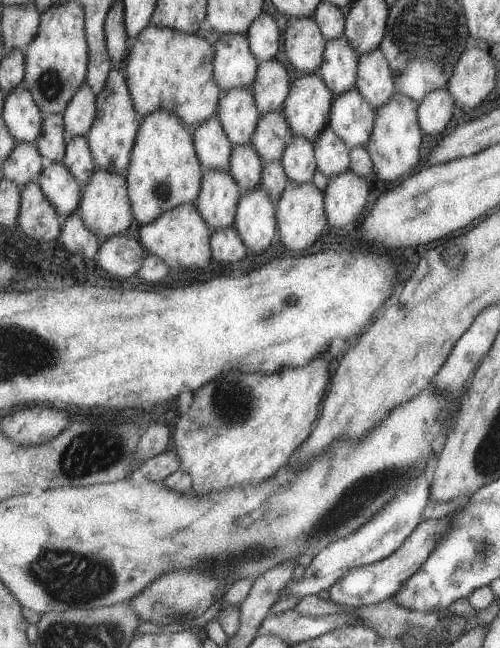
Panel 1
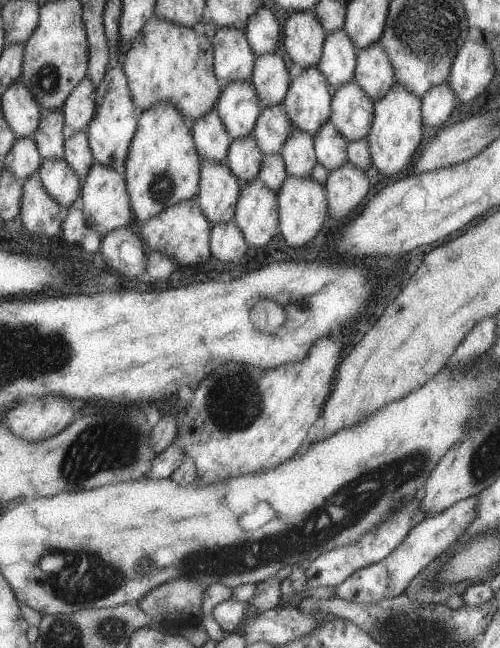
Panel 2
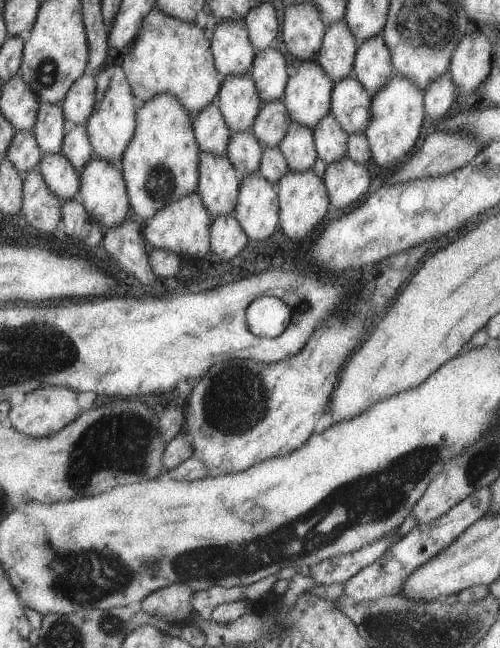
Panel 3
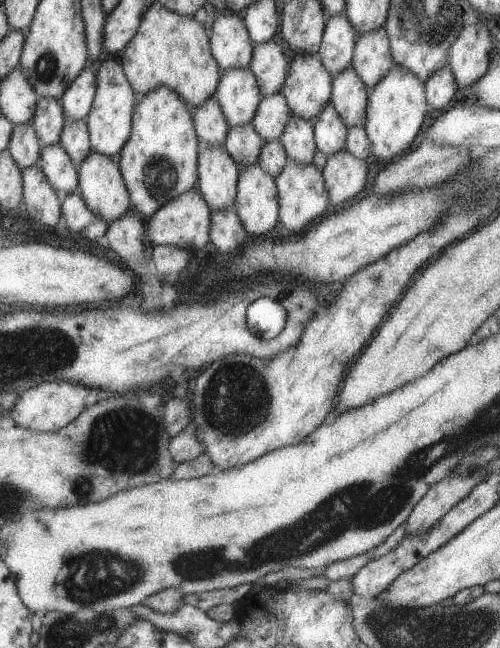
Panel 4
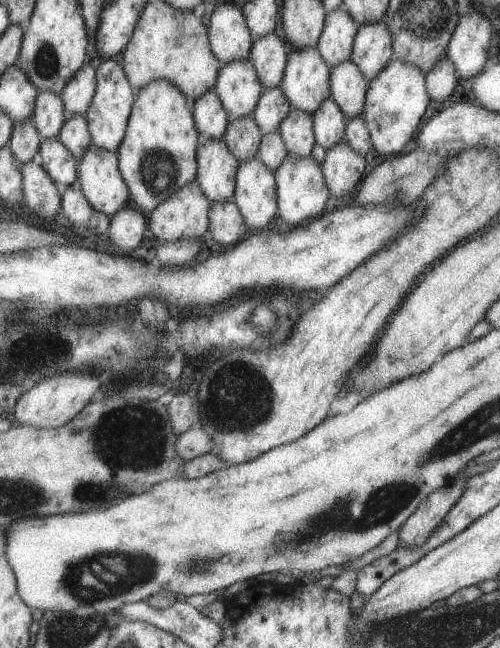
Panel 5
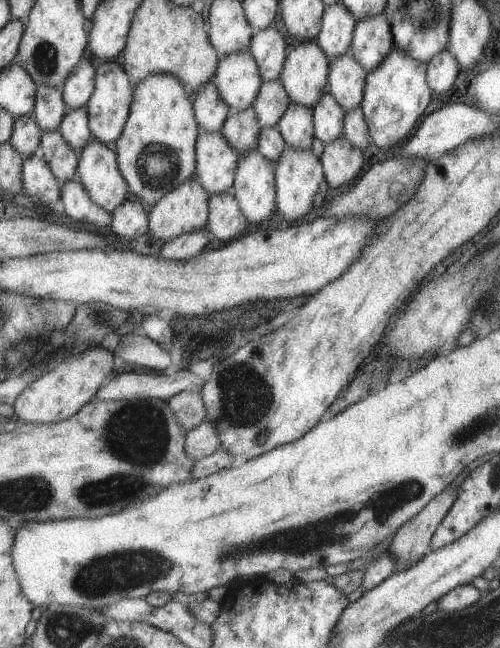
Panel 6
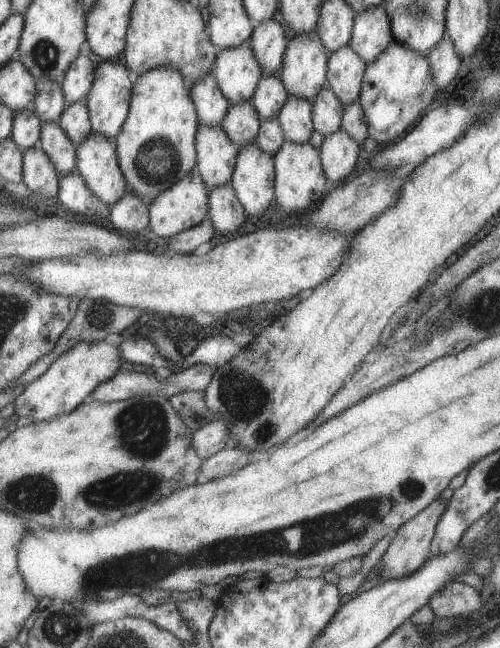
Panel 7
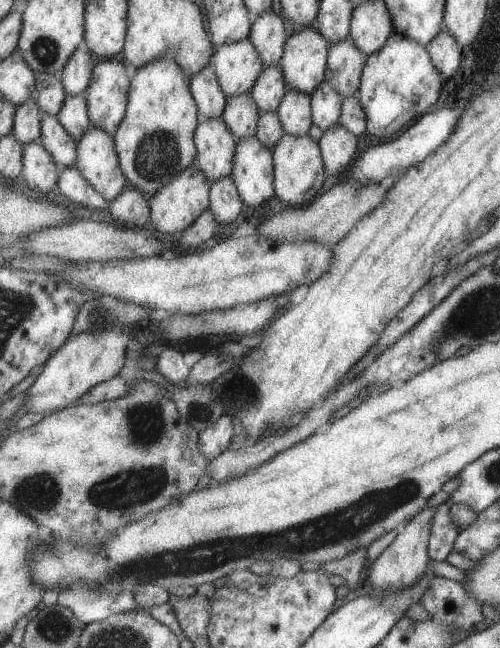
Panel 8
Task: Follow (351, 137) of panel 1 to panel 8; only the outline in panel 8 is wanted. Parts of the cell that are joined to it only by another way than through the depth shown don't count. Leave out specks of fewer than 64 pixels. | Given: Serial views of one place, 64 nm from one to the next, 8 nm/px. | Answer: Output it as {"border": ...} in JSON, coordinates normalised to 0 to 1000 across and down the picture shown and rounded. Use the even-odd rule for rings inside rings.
{"border":[[[696,56],[656,73],[648,122],[684,154],[714,144],[730,94],[732,86],[712,74]]]}

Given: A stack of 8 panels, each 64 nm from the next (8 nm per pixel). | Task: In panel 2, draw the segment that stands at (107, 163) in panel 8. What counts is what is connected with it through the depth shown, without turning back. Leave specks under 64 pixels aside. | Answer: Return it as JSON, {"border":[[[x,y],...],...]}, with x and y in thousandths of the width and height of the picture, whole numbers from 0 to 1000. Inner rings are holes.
{"border":[[[194,248],[176,259],[170,275],[162,278],[156,316],[172,344],[202,366],[220,355],[254,349],[258,340],[266,338],[248,272]]]}

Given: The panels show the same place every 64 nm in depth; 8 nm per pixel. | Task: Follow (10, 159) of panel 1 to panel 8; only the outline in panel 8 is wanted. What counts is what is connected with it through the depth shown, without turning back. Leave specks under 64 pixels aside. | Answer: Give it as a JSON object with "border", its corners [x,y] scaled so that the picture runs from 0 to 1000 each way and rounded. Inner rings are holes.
{"border":[[[54,153],[30,165],[24,205],[44,225],[62,218],[78,218],[80,176],[80,167],[66,153]]]}

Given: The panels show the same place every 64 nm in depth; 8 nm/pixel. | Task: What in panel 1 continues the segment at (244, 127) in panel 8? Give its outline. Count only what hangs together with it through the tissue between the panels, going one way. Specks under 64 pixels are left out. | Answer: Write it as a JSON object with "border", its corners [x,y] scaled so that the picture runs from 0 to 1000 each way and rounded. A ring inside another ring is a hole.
{"border":[[[500,218],[464,224],[456,267],[478,289],[480,302],[502,293],[520,279],[524,248]]]}

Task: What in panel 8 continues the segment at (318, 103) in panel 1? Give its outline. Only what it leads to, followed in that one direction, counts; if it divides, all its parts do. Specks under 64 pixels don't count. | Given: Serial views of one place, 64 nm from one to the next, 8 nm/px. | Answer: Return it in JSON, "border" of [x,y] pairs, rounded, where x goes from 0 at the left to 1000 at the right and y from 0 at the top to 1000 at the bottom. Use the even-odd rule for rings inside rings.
{"border":[[[594,42],[572,59],[556,102],[576,136],[620,147],[648,122],[658,68],[628,42]]]}

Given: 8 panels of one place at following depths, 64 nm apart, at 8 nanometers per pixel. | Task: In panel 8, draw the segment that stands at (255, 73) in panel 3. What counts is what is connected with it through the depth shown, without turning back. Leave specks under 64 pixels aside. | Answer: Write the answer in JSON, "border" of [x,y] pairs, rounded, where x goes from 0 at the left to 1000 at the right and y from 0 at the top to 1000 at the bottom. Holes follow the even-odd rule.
{"border":[[[530,17],[502,31],[496,57],[518,90],[528,102],[554,100],[572,63],[562,26],[546,17]]]}

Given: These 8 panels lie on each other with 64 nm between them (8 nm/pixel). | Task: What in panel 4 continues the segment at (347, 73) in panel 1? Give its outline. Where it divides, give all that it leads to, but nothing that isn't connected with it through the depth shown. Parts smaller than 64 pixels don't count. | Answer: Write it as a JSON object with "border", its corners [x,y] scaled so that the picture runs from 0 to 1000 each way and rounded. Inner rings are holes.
{"border":[[[688,20],[660,25],[650,31],[634,82],[646,102],[664,117],[704,99],[712,57],[714,49]]]}

